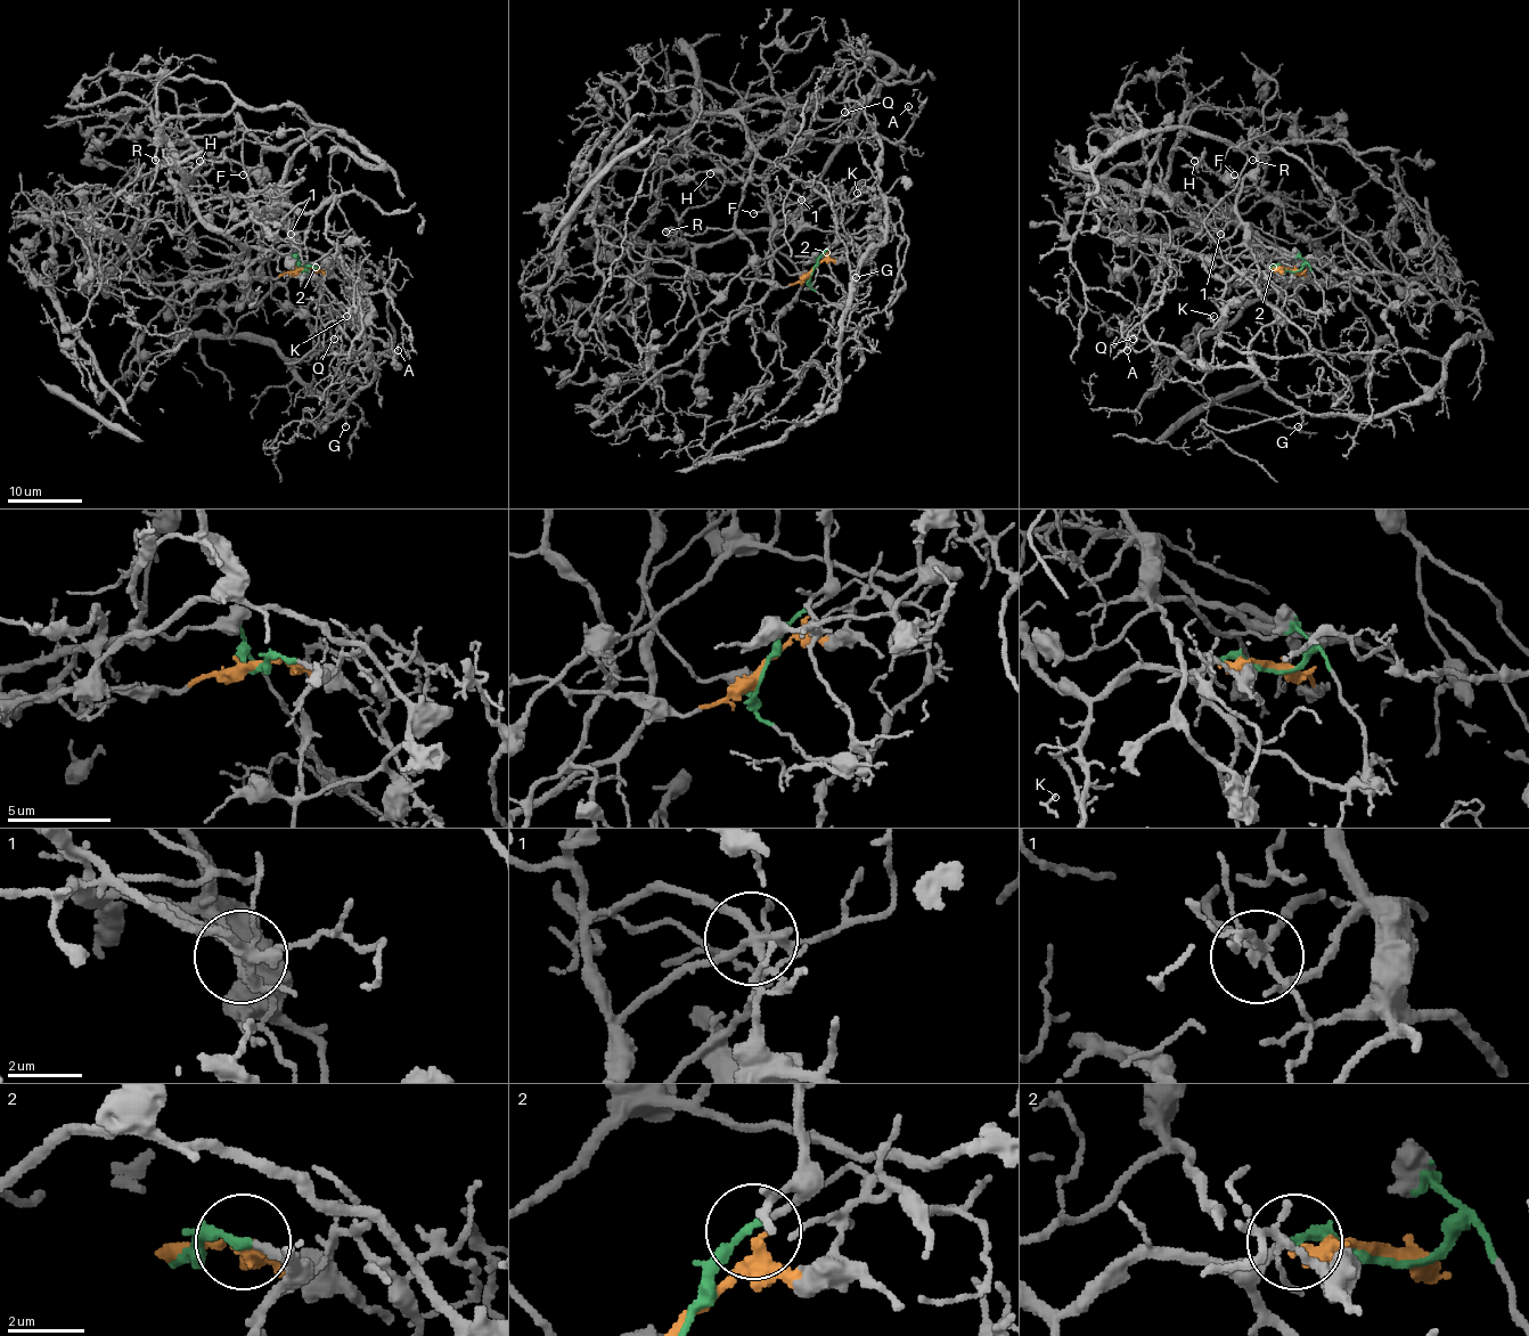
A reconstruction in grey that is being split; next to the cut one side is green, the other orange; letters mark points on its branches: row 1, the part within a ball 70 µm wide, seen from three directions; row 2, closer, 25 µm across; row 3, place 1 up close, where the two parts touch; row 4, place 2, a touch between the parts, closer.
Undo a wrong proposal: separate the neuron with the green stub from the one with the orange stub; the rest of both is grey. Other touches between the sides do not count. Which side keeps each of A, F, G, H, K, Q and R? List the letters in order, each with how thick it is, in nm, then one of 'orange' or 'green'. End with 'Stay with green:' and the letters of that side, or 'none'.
A: 120 nm thick; orange
F: 160 nm thick; green
G: 110 nm thick; orange
H: 100 nm thick; green
K: 160 nm thick; green
Q: 120 nm thick; orange
R: 120 nm thick; green
Stay with green: F, H, K, R

